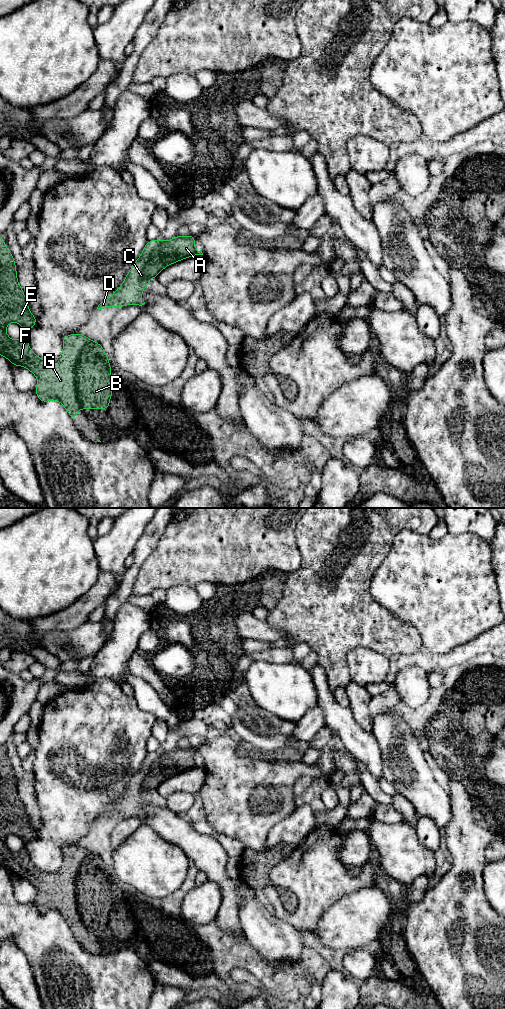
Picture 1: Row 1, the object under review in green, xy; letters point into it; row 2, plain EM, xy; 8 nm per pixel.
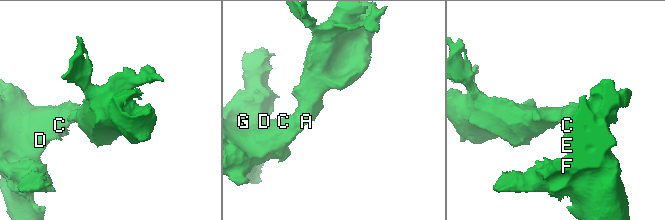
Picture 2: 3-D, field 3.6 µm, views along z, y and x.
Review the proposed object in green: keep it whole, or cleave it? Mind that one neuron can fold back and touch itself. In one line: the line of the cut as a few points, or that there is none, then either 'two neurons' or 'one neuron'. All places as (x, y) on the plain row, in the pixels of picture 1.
cut none; one neuron

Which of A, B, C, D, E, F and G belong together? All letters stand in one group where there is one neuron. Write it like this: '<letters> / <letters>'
A B C D E F G

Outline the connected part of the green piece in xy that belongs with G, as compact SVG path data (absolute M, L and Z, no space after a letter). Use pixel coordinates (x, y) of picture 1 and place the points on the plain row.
M4 749L0 750L0 867L6 869L12 877L23 878L30 882L38 892L35 904L41 914L60 913L71 930L78 928L79 921L108 921L112 908L110 874L102 857L91 853L83 846L63 849L63 864L53 873L43 872L29 859L25 848L12 852L6 845L9 835L19 835L24 844L36 836L24 804L17 792L14 770L5 758Z

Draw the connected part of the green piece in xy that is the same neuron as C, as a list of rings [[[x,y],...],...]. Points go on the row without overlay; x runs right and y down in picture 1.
[[[192,747],[177,748],[167,753],[161,753],[158,750],[147,753],[123,796],[107,812],[100,815],[97,821],[130,816],[144,817],[145,814],[141,813],[142,803],[150,796],[150,790],[156,790],[166,778],[195,767],[203,767],[203,765],[195,761],[195,749]]]

